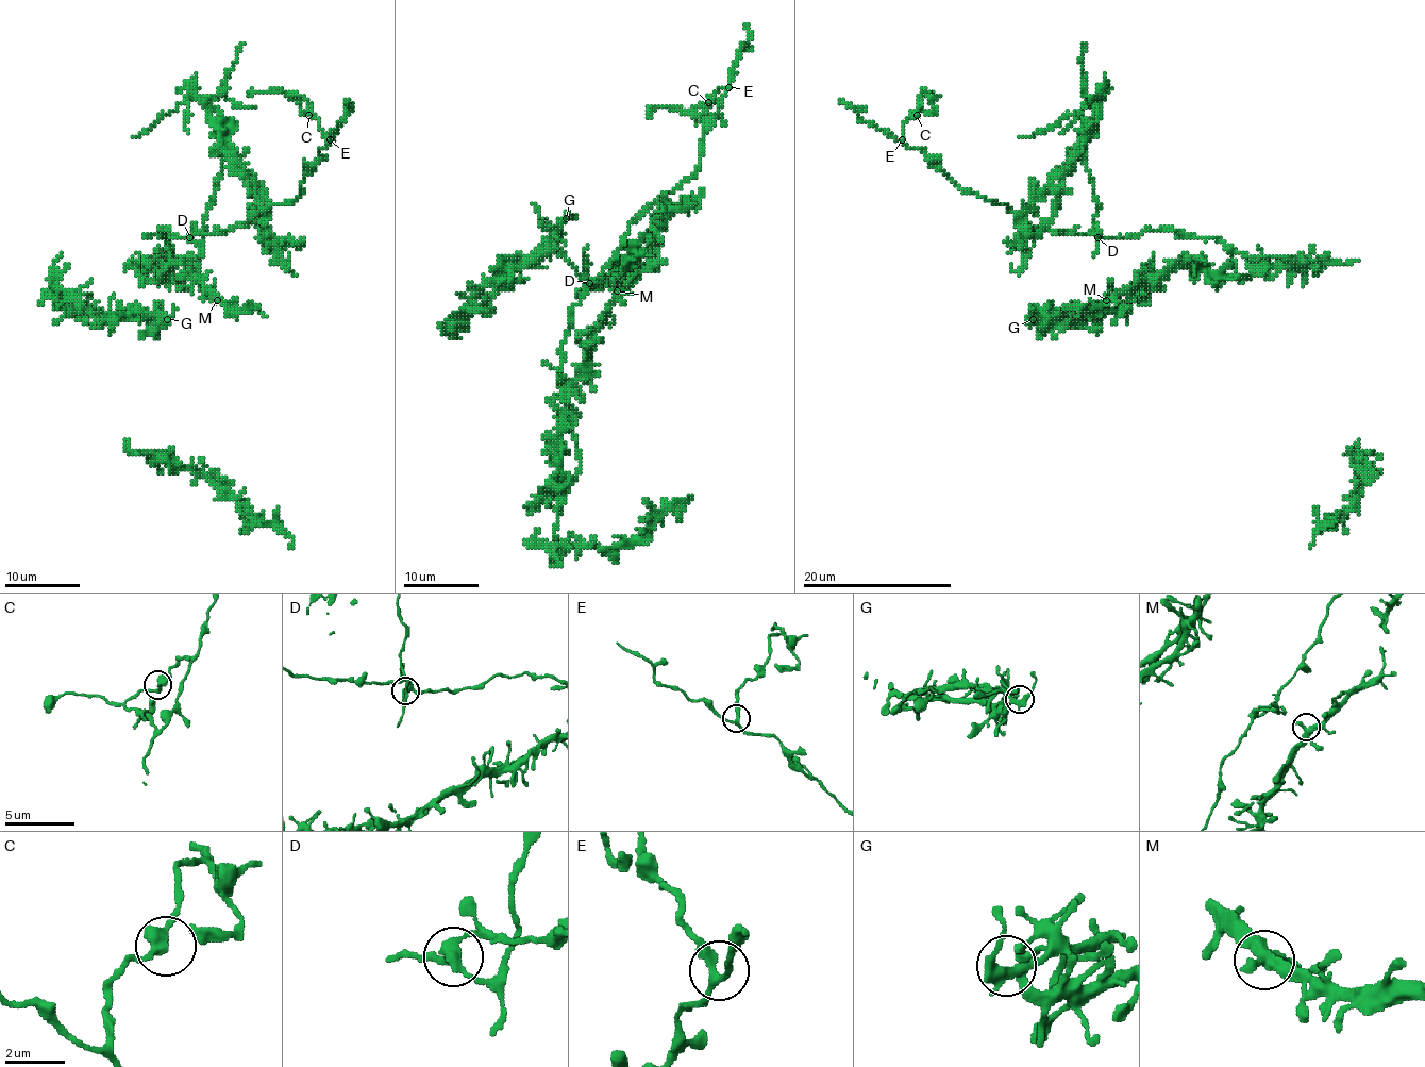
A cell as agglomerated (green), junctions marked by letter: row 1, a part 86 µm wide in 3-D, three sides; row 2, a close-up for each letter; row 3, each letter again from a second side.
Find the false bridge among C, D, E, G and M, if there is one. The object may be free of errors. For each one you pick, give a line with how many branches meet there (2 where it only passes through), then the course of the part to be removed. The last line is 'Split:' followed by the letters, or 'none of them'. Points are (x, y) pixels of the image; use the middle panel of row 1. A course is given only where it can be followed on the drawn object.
D: branches 3; course (588, 283), (605, 283), (603, 280), (610, 283), (622, 266), (594, 285), (585, 281), (553, 242), (533, 203)
Split: D

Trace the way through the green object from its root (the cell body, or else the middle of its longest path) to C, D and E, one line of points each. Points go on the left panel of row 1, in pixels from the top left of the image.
C: (170, 252), (162, 228), (172, 237), (227, 231), (269, 205), (291, 203), (328, 146), (320, 122), (308, 115)
D: (170, 252), (169, 238), (162, 228), (172, 237), (189, 237)
E: (170, 252), (162, 228), (172, 237), (227, 231), (269, 205), (291, 203), (330, 139)

